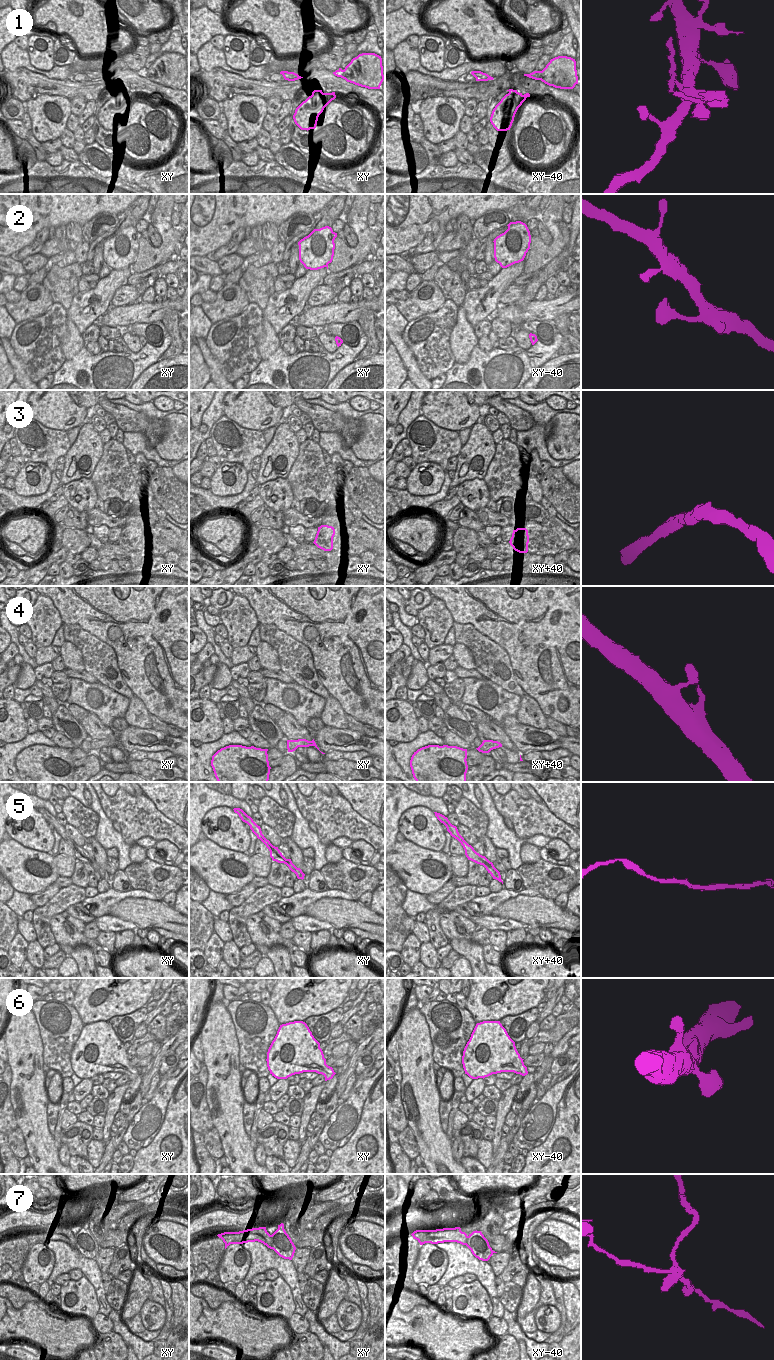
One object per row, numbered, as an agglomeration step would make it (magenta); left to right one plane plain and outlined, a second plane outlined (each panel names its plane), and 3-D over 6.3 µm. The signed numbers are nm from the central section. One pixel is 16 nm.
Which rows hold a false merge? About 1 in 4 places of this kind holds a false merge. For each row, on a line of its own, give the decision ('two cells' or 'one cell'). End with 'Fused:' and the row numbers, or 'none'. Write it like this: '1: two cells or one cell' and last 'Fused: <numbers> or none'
1: two cells
2: one cell
3: one cell
4: one cell
5: one cell
6: one cell
7: two cells
Fused: 1, 7

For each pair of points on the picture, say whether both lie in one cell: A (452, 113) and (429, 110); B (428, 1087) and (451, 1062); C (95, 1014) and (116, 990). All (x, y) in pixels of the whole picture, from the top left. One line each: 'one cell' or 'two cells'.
A: one cell
B: two cells
C: one cell

